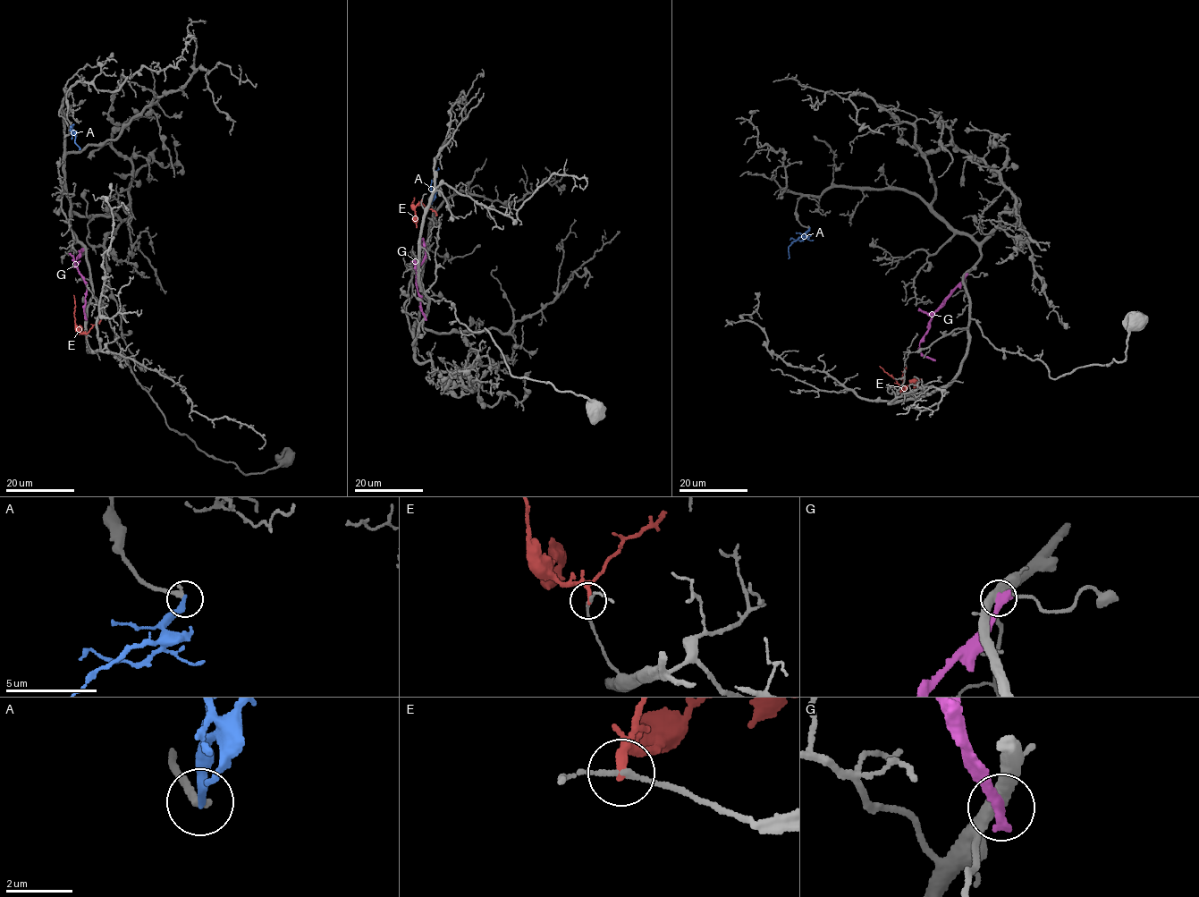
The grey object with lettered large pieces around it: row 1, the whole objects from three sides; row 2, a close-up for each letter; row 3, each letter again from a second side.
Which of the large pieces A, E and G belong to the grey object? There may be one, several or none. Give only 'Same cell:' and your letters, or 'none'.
Same cell: A

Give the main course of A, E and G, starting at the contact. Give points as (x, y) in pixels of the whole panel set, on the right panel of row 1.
A: (809, 228), (803, 237), (789, 246), (789, 258)
E: (900, 393), (903, 390), (899, 384), (879, 366)
G: (965, 275), (932, 316), (930, 326), (919, 343), (919, 351), (934, 360)

